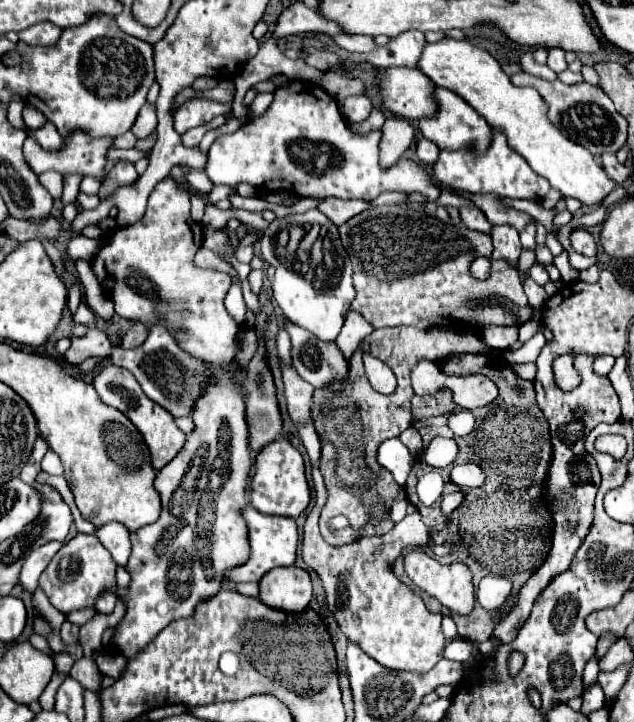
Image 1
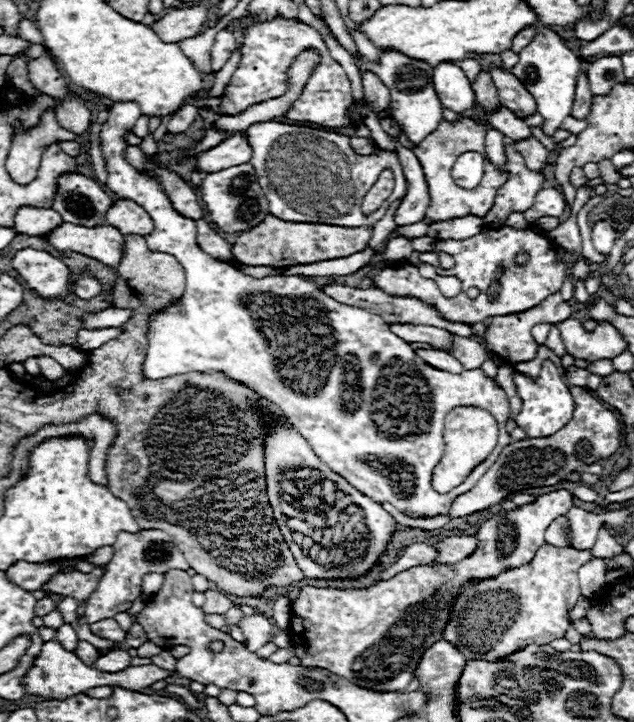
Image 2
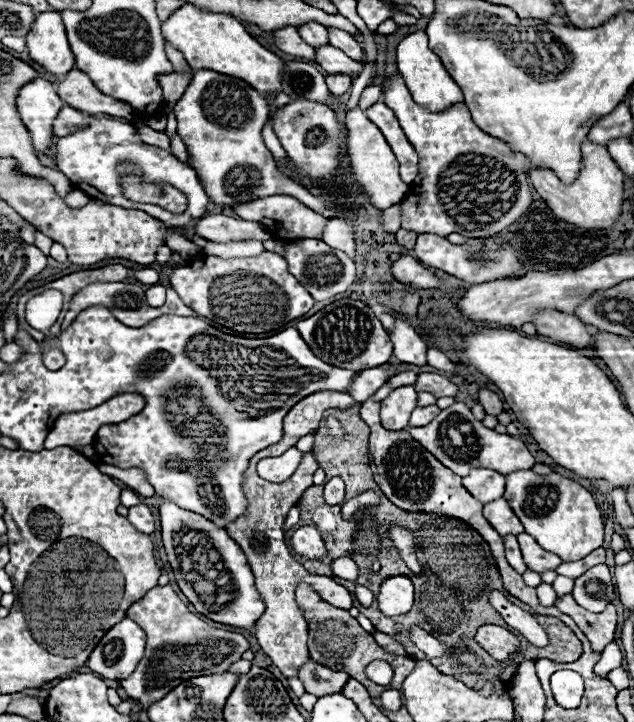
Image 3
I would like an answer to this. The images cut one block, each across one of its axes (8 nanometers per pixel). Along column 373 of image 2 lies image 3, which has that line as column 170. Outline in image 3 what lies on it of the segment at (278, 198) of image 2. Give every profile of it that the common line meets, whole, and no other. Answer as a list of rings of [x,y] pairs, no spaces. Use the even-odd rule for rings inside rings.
[[[94,118],[82,132],[74,132],[70,136],[62,136],[56,142],[56,164],[58,170],[62,174],[66,174],[70,178],[70,182],[74,184],[74,188],[86,192],[86,186],[92,186],[94,192],[86,192],[90,198],[100,198],[102,202],[110,202],[114,206],[122,206],[122,208],[138,208],[148,212],[150,216],[170,224],[170,226],[184,226],[184,224],[192,224],[194,220],[202,218],[206,212],[206,206],[210,202],[210,198],[206,196],[202,184],[196,178],[196,172],[182,164],[176,156],[172,156],[170,152],[144,144],[136,132],[136,128],[124,120],[110,120],[110,118]],[[122,162],[132,162],[142,170],[142,178],[146,178],[152,184],[170,184],[176,190],[184,192],[190,206],[180,214],[170,214],[168,210],[156,206],[156,204],[144,204],[144,202],[132,202],[124,196],[124,190],[120,186],[120,172],[118,172],[118,164]]]

